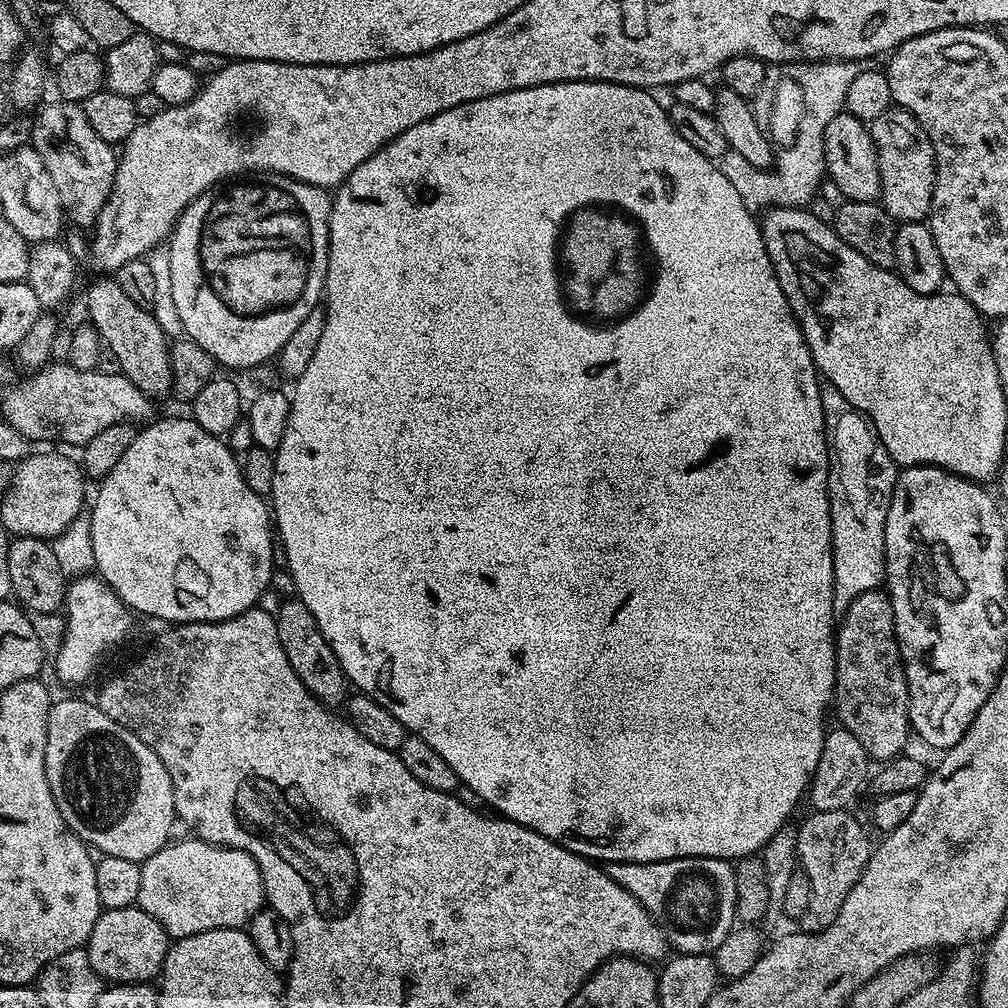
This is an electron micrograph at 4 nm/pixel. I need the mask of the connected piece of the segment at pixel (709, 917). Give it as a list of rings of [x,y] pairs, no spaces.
[[[683,856],[662,862],[609,863],[606,871],[656,921],[664,939],[680,954],[712,954],[730,934],[736,919],[736,870],[729,861]]]

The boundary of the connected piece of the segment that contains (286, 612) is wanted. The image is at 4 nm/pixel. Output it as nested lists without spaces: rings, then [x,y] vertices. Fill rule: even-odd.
[[[288,598],[282,604],[284,605],[274,612],[278,626],[278,642],[282,642],[282,650],[286,650],[286,658],[294,674],[298,674],[299,680],[313,696],[329,706],[336,706],[336,703],[343,701],[347,693],[348,679],[333,648],[326,642],[322,630],[318,630],[314,614],[310,614],[310,610],[300,599]]]

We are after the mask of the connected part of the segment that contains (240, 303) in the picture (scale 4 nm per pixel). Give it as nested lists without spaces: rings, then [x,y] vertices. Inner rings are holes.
[[[279,174],[271,178],[249,180],[252,180],[249,184],[228,182],[223,186],[213,186],[207,188],[198,198],[194,198],[184,207],[184,212],[170,233],[170,243],[167,245],[170,254],[170,286],[174,294],[174,306],[178,306],[178,318],[182,318],[184,336],[202,346],[202,350],[213,356],[220,366],[260,364],[264,356],[275,357],[280,347],[290,338],[290,334],[294,334],[294,330],[302,326],[302,318],[306,318],[306,314],[310,314],[310,310],[314,310],[321,303],[324,279],[328,276],[328,216],[334,211],[329,193],[325,189],[315,188],[313,184]]]

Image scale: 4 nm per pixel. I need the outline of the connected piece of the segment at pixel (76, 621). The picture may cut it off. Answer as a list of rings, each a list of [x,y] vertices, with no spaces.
[[[87,574],[79,580],[69,583],[66,588],[66,613],[68,629],[64,632],[64,641],[60,644],[60,653],[56,656],[56,672],[68,684],[80,684],[92,672],[92,663],[103,654],[104,648],[112,648],[128,632],[129,609],[119,600],[109,584],[95,575]]]

